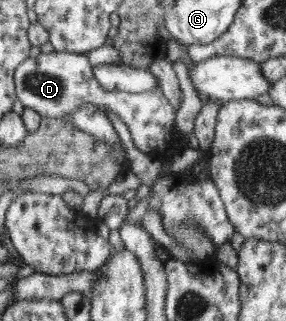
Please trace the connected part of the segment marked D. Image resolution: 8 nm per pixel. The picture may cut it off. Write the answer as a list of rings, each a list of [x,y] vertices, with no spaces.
[[[71,52],[41,53],[37,58],[29,58],[16,68],[16,95],[24,108],[31,108],[47,118],[65,118],[83,106],[93,104],[101,112],[113,112],[130,130],[133,144],[153,160],[161,162],[171,159],[187,145],[182,135],[175,129],[175,106],[163,95],[161,87],[140,93],[105,89],[92,71],[92,63],[86,54]]]

